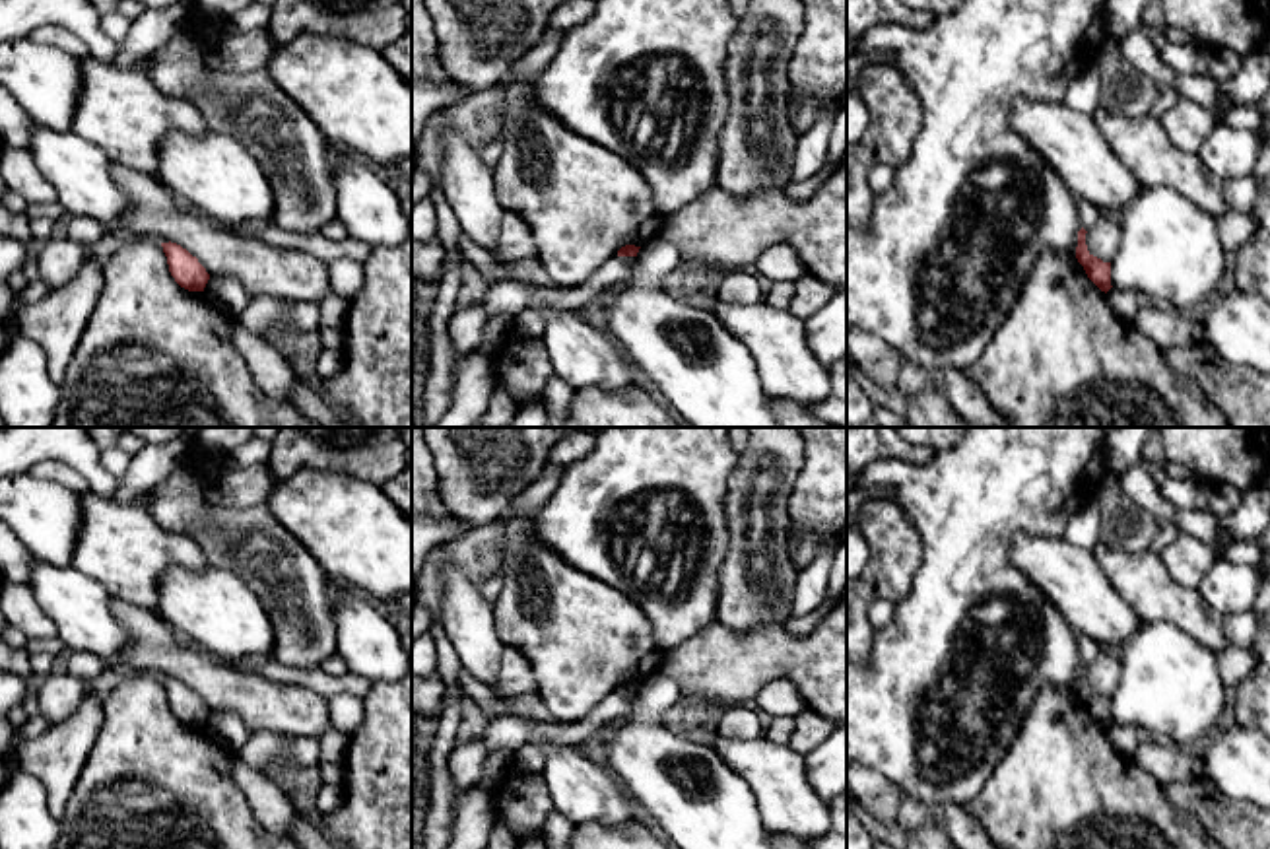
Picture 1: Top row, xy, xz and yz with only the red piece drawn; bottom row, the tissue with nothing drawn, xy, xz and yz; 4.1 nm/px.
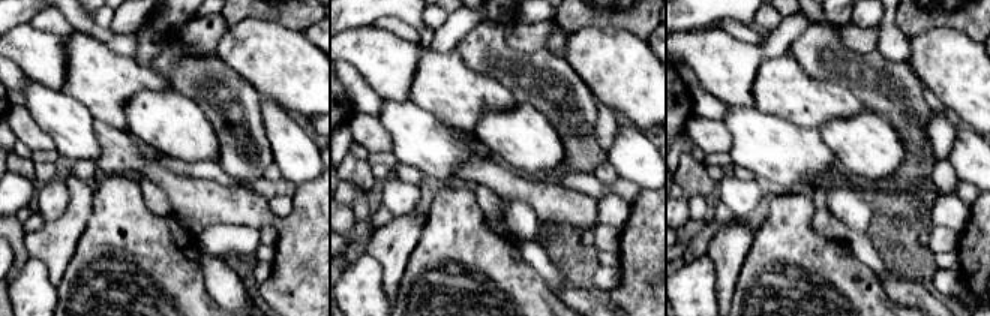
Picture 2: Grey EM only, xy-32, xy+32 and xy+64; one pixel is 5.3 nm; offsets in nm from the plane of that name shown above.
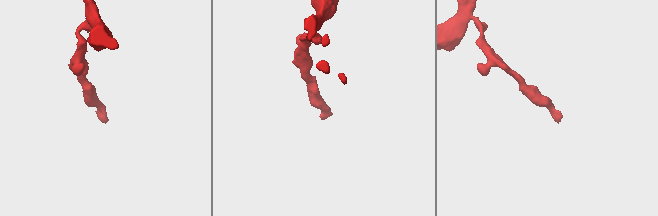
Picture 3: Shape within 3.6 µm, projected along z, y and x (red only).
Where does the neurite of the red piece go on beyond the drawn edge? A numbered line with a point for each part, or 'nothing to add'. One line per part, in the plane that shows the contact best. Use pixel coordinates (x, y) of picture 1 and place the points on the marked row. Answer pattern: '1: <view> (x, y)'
nothing to add

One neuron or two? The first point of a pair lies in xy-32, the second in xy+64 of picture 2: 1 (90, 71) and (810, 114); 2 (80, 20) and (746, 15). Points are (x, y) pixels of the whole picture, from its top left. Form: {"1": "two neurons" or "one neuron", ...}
{"1": "one neuron", "2": "one neuron"}

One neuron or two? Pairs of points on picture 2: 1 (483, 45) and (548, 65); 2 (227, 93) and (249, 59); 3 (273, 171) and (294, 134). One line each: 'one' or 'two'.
1: one
2: two
3: two

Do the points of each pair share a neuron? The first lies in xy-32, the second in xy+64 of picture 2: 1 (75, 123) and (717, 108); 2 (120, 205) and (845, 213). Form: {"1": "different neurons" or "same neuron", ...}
{"1": "different neurons", "2": "different neurons"}

